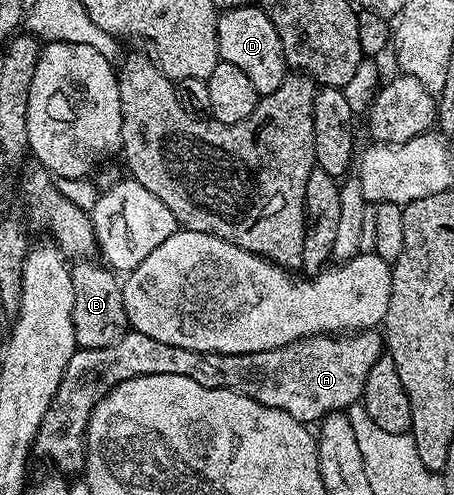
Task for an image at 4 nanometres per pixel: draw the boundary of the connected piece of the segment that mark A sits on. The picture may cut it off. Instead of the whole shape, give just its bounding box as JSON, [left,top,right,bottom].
[34,331,385,475]

